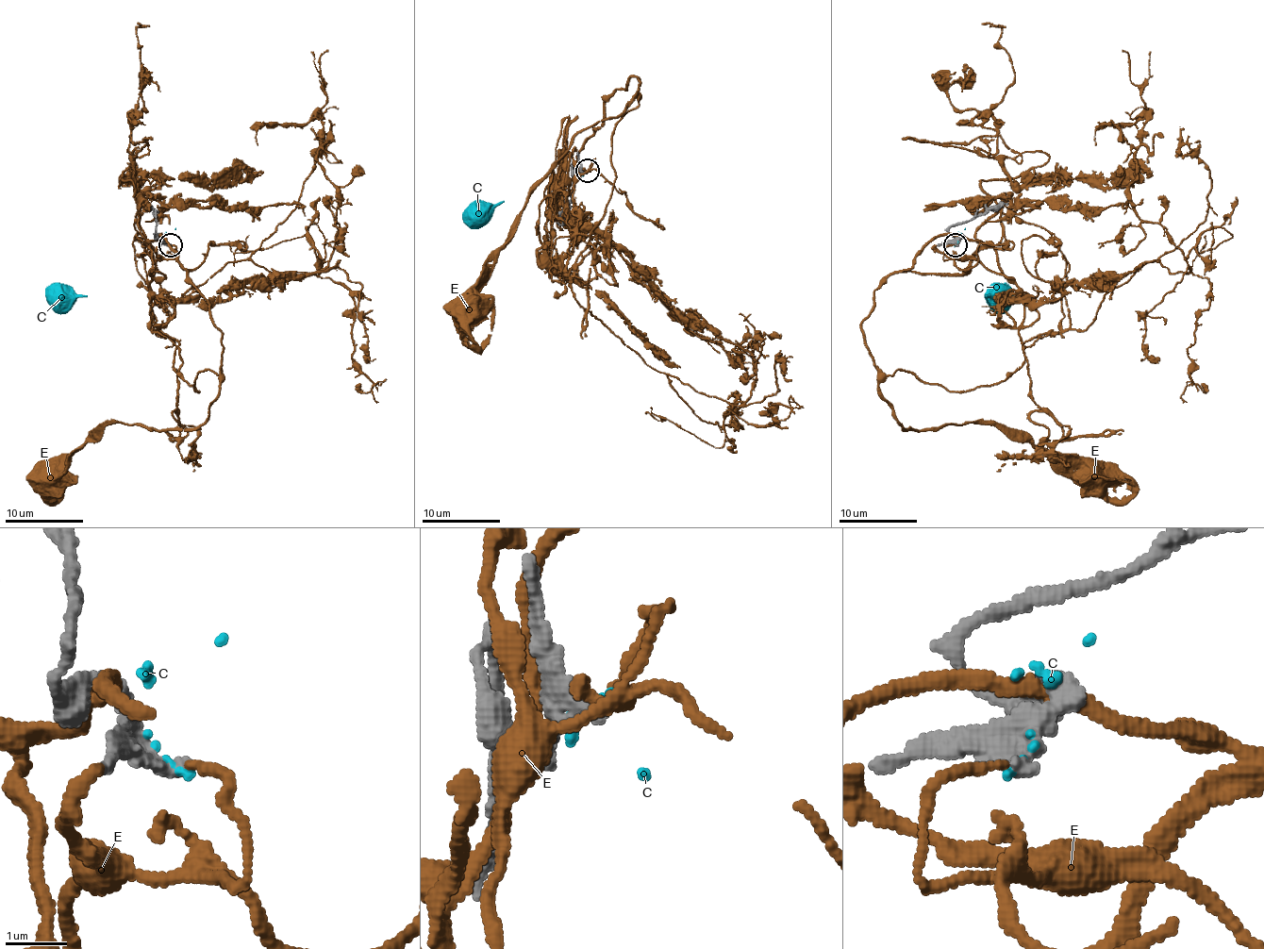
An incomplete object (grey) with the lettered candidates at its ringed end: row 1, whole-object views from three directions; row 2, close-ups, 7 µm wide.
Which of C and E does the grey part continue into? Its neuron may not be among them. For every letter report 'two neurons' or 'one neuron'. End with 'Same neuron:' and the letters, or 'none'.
C: two neurons
E: one neuron
Same neuron: E

